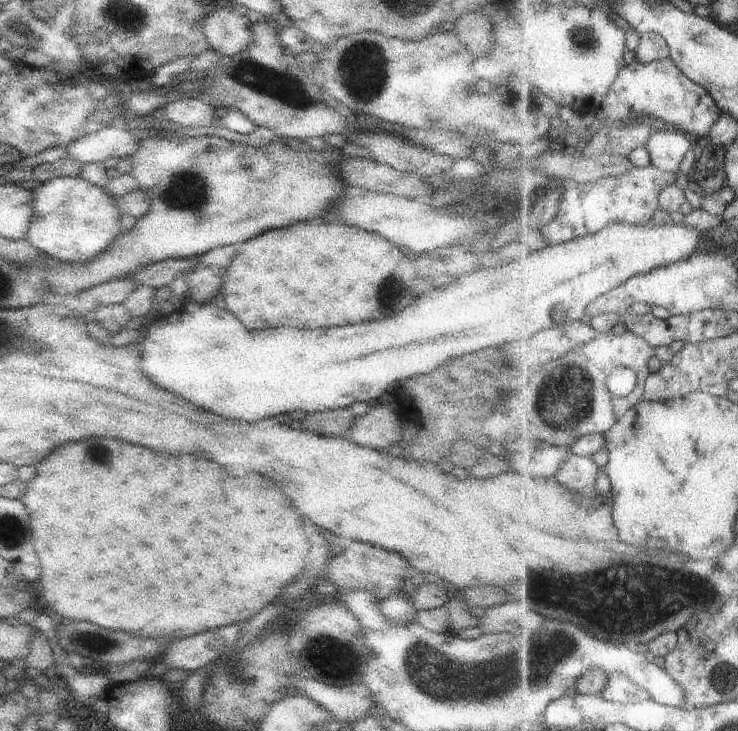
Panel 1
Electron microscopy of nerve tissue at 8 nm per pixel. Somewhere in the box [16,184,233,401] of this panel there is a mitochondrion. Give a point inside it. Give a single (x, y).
(38, 345)

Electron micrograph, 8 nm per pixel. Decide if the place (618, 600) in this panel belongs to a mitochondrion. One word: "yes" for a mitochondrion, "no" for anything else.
yes

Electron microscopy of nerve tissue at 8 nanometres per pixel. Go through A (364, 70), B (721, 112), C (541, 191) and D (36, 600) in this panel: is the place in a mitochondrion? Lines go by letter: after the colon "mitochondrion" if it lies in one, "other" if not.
A: mitochondrion
B: other
C: other
D: other

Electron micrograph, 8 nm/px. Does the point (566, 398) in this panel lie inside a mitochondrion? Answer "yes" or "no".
yes

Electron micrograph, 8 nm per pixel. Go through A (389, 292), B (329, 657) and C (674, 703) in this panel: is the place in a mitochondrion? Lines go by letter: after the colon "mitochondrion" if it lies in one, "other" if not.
A: mitochondrion
B: mitochondrion
C: other

